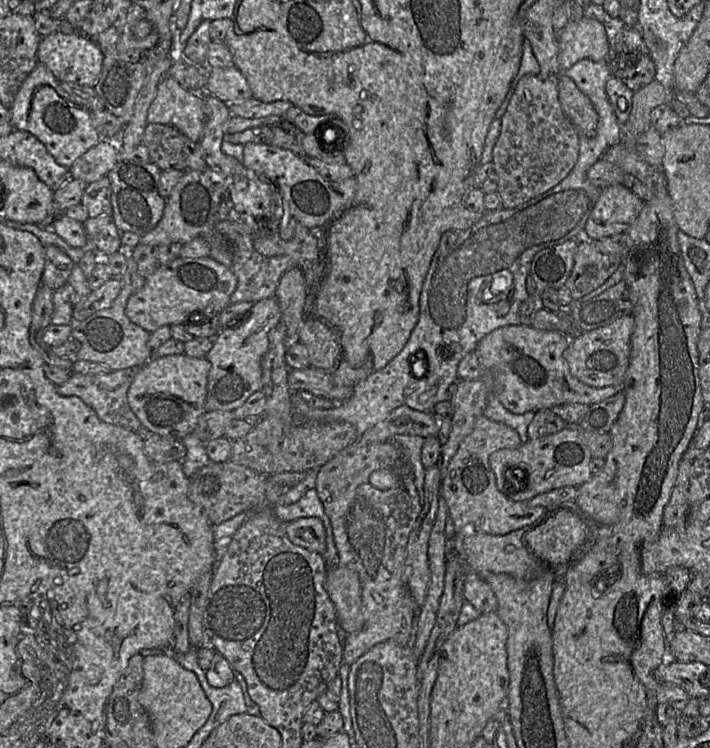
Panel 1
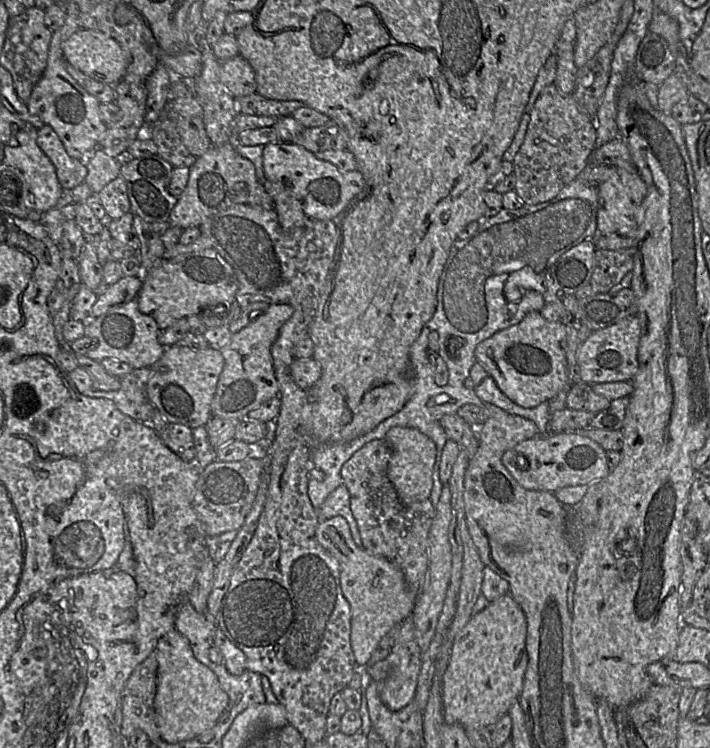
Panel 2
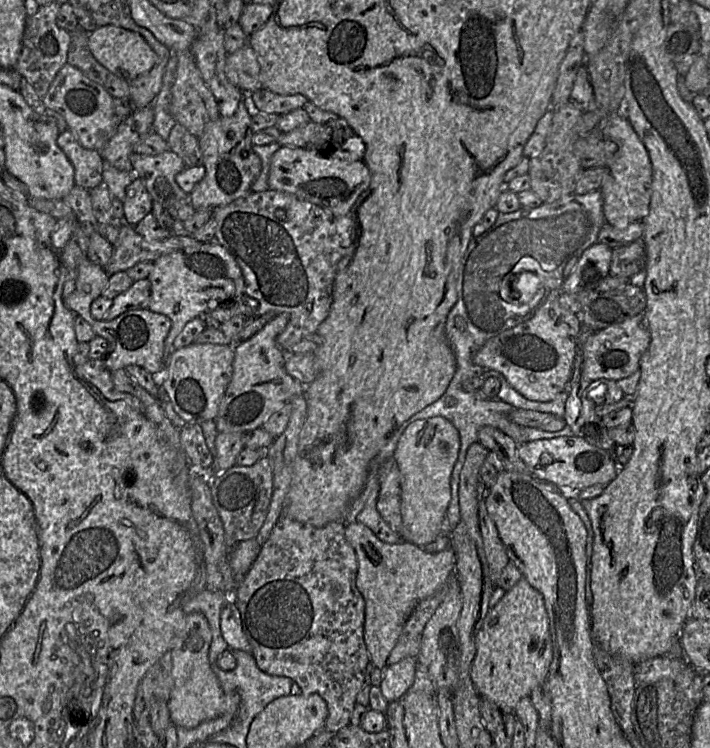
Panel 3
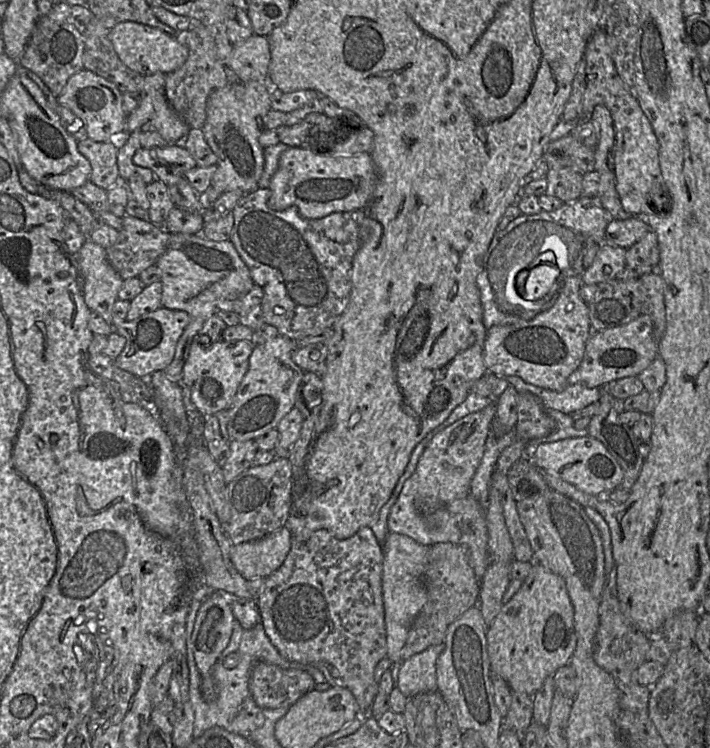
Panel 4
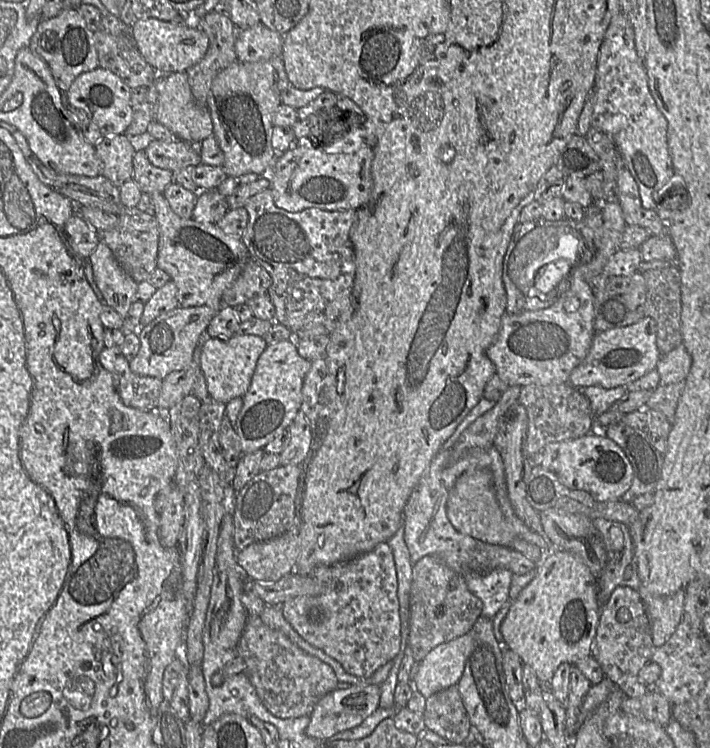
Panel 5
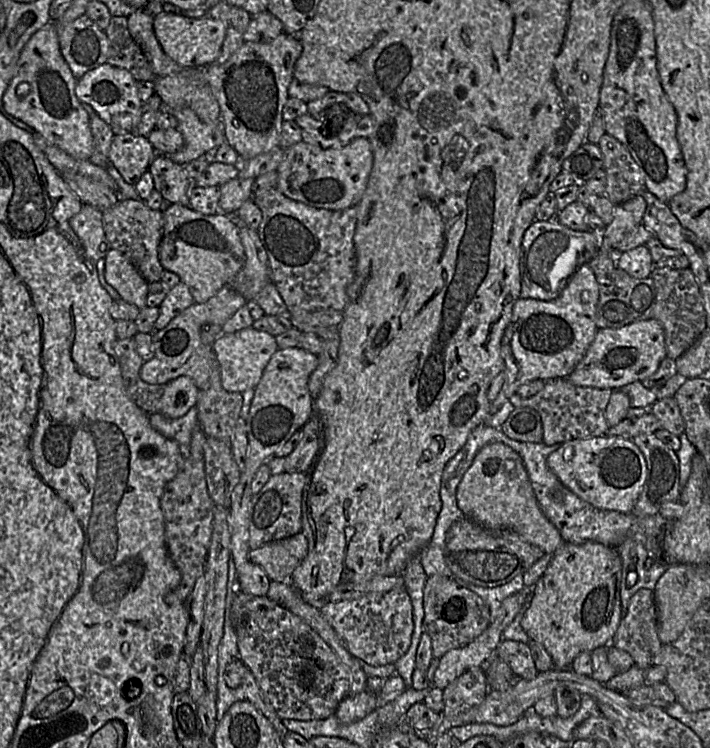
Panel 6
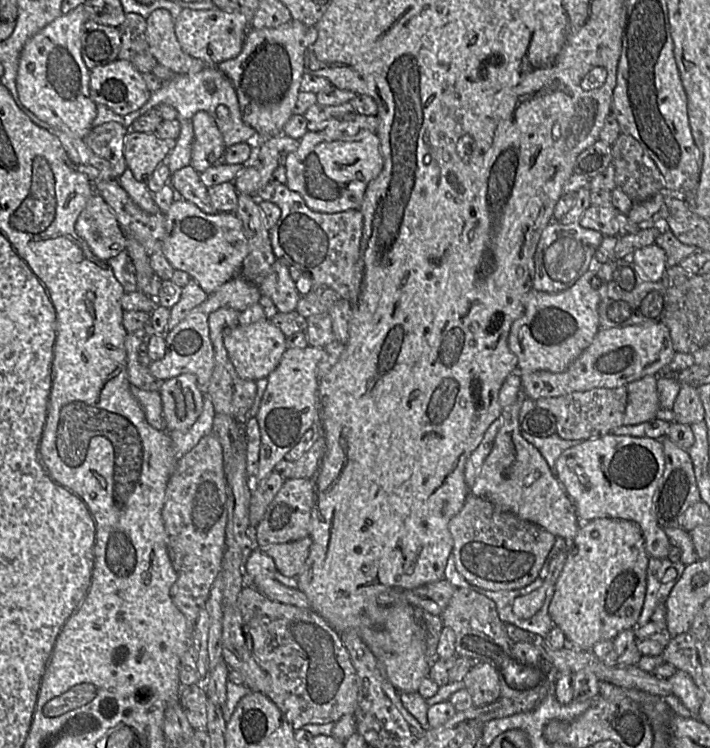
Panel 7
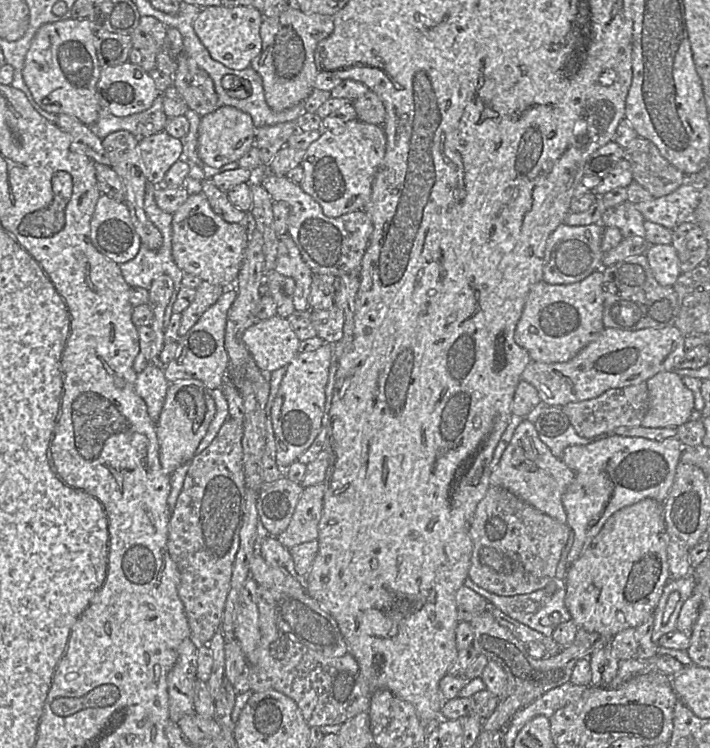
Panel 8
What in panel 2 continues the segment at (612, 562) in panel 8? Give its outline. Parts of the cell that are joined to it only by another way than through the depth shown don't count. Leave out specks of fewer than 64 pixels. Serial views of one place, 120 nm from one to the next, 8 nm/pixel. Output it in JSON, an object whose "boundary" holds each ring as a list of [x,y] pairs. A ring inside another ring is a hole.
{"boundary":[[[509,593],[491,602],[488,607],[482,612],[473,615],[471,620],[469,620],[456,635],[451,649],[450,660],[447,669],[443,675],[442,709],[444,723],[459,724],[464,727],[467,731],[468,729],[491,727],[501,717],[508,715],[510,708],[512,707],[515,701],[518,701],[519,695],[522,692],[524,675],[528,664],[528,654],[526,650],[526,633],[527,624],[525,614],[521,607],[516,603],[516,601],[511,597]]]}

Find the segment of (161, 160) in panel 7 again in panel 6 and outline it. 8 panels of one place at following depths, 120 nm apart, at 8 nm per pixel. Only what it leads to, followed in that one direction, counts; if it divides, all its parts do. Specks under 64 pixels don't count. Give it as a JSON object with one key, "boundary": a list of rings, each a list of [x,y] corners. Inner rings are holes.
{"boundary":[[[128,132],[114,136],[108,158],[123,179],[135,185],[157,155],[147,137]]]}

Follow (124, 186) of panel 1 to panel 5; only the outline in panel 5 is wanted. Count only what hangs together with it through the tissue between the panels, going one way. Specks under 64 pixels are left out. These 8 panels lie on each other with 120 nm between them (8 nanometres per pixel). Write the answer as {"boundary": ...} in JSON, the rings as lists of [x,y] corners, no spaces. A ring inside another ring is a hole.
{"boundary":[[[177,138],[166,141],[151,139],[146,143],[145,153],[154,166],[174,172],[174,183],[200,193],[194,182],[194,174],[196,167],[202,163],[191,143]]]}

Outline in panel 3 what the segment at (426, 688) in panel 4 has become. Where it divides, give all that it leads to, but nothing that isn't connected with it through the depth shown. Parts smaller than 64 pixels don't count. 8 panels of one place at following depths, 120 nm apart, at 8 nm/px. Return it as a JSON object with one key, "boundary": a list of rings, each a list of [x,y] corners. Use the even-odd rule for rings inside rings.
{"boundary":[[[407,657],[404,660],[400,661],[399,663],[387,667],[382,683],[379,686],[374,687],[379,688],[380,692],[383,694],[383,696],[388,702],[394,702],[400,697],[402,697],[413,685],[415,680],[415,673],[416,673],[416,657]]]}

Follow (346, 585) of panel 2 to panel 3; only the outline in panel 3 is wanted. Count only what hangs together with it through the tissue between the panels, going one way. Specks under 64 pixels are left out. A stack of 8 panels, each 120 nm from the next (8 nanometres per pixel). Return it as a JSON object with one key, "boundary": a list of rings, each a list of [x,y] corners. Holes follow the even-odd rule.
{"boundary":[[[347,522],[345,537],[357,556],[356,586],[365,601],[364,642],[370,663],[381,669],[386,667],[405,623],[417,605],[454,575],[456,554],[452,548],[434,553],[414,543],[386,543],[367,526],[355,522]]]}

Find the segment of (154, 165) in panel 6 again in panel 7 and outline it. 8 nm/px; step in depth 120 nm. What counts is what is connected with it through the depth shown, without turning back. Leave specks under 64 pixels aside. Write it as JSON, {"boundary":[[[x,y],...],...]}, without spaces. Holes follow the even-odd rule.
{"boundary":[[[192,166],[173,172],[168,184],[179,198],[195,204],[207,214],[216,214],[208,195],[208,188],[201,182],[200,174]]]}

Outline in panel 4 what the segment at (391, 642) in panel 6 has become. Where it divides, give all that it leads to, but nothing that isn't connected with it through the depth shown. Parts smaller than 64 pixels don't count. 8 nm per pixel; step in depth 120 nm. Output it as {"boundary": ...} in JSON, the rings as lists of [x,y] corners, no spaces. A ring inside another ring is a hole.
{"boundary":[[[371,526],[364,527],[350,538],[342,540],[334,538],[327,530],[319,530],[305,542],[293,542],[283,564],[275,572],[263,579],[264,589],[256,599],[260,613],[260,624],[263,626],[267,637],[280,655],[289,661],[303,665],[311,665],[317,668],[324,675],[326,683],[331,687],[341,687],[351,691],[357,701],[360,712],[359,717],[355,720],[362,719],[362,714],[364,714],[369,702],[374,697],[377,688],[377,684],[374,680],[375,667],[381,660],[386,658],[387,655],[382,590],[383,560],[384,552],[382,543],[377,540]]]}

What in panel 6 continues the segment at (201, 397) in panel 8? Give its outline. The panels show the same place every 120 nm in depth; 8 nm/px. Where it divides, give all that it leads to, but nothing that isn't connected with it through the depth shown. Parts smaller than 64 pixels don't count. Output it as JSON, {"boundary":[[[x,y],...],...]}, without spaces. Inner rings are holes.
{"boundary":[[[179,376],[164,385],[160,413],[168,418],[181,418],[196,406],[199,389],[188,376]]]}

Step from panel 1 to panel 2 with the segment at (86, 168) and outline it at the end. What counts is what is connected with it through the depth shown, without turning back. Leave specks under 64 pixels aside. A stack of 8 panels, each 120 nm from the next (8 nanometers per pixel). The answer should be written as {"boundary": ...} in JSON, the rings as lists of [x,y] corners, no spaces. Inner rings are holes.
{"boundary":[[[100,147],[85,161],[88,169],[85,183],[94,194],[99,193],[109,182],[120,176],[122,159],[111,156]]]}

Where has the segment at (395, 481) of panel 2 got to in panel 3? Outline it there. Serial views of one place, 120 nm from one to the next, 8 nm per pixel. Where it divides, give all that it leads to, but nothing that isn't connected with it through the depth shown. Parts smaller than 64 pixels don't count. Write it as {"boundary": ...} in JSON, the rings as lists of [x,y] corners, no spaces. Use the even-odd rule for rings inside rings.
{"boundary":[[[443,417],[410,422],[394,451],[399,468],[402,537],[420,547],[446,531],[446,512],[451,501],[451,476],[459,456],[459,433]]]}

